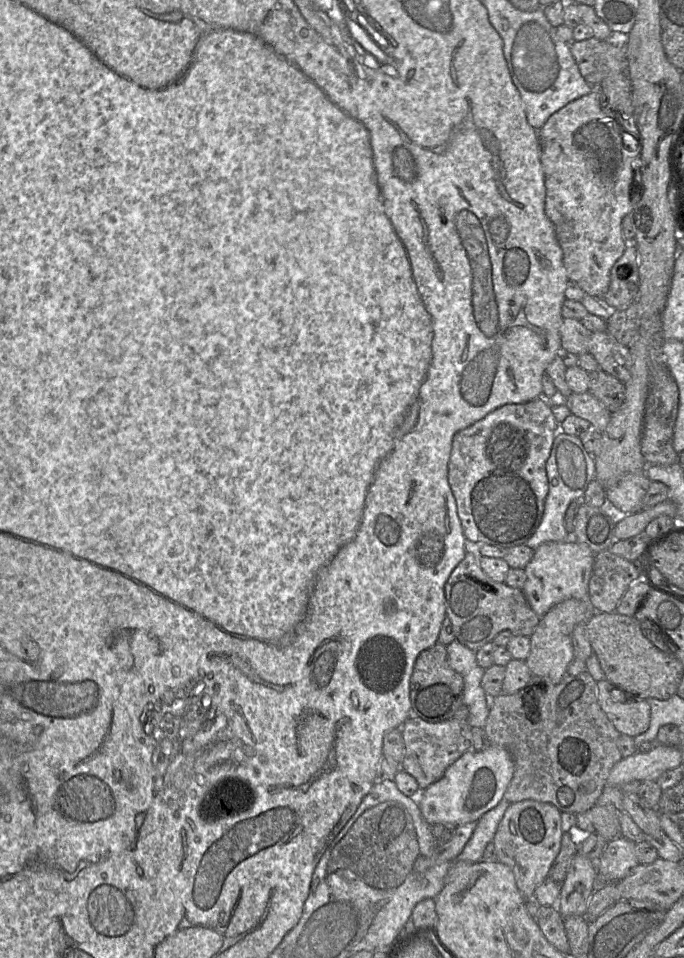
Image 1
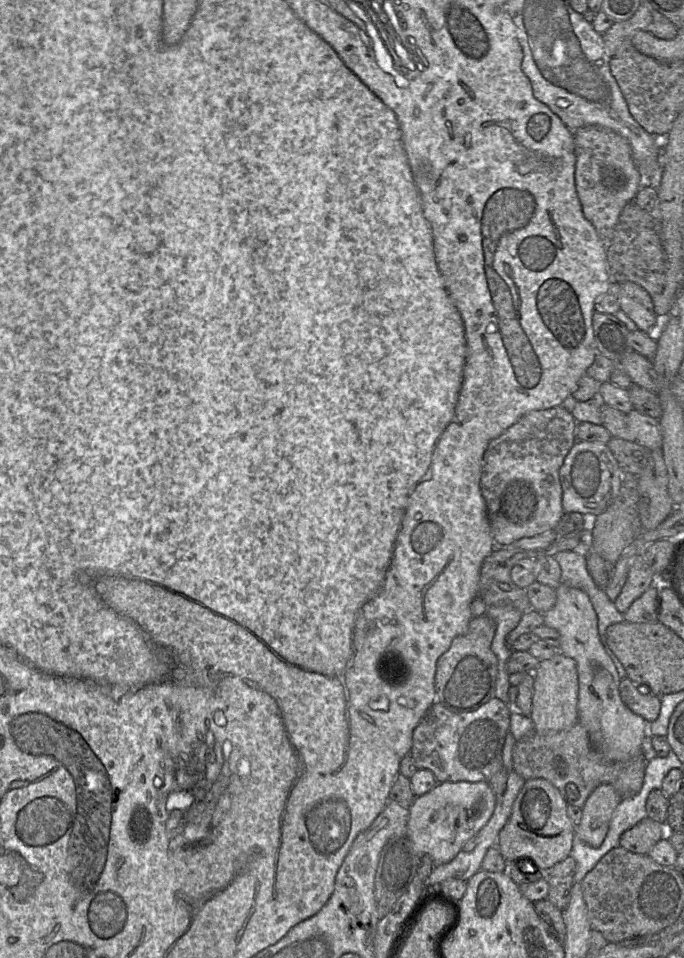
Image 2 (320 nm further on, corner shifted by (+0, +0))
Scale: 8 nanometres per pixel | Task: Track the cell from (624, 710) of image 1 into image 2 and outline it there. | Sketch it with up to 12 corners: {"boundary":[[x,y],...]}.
{"boundary":[[628,677],[621,679],[623,703],[647,723],[658,718],[660,697],[639,693]]}

